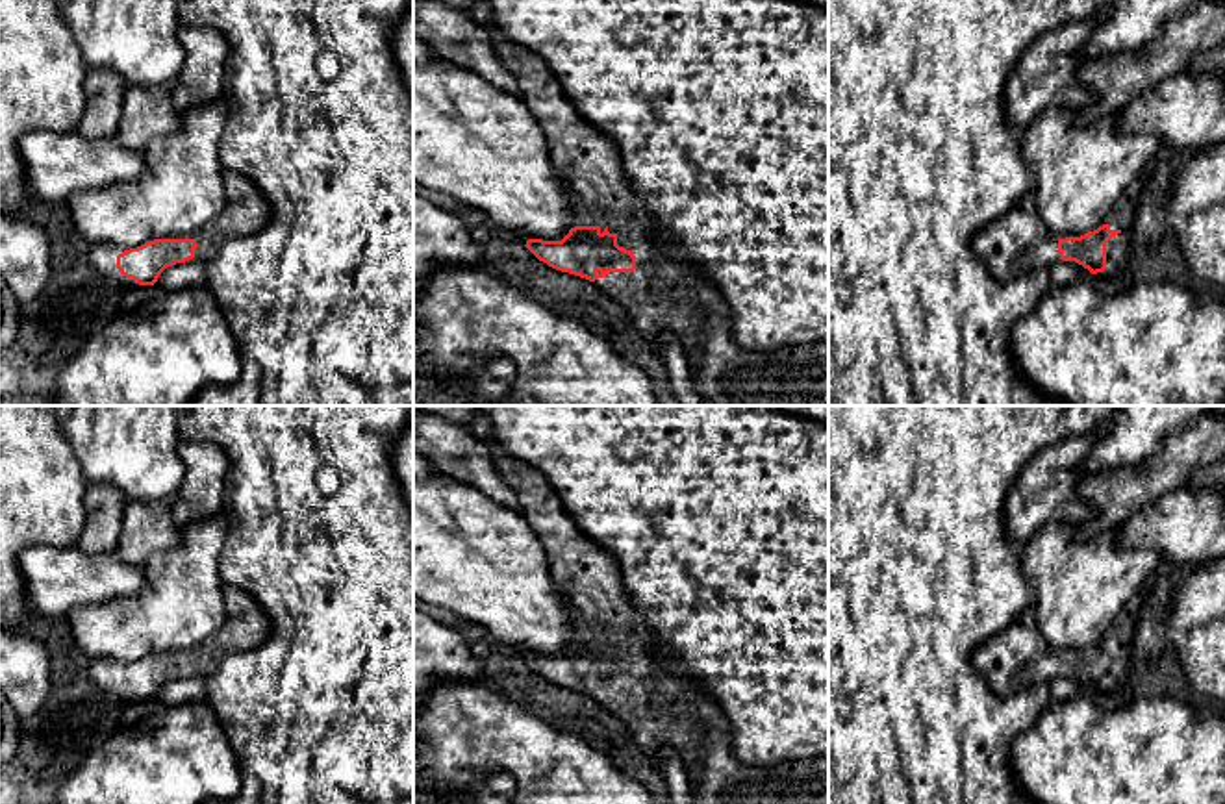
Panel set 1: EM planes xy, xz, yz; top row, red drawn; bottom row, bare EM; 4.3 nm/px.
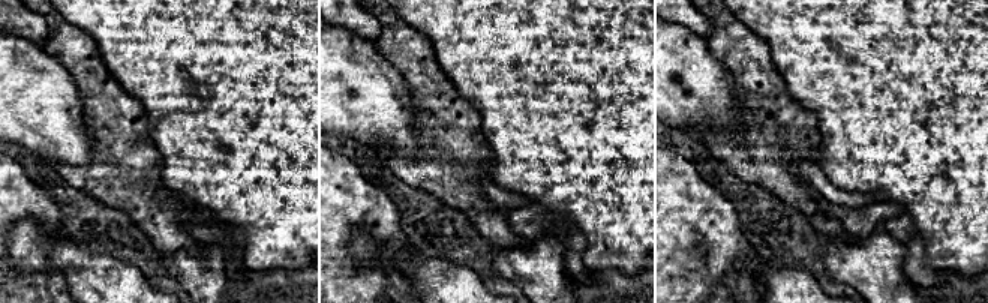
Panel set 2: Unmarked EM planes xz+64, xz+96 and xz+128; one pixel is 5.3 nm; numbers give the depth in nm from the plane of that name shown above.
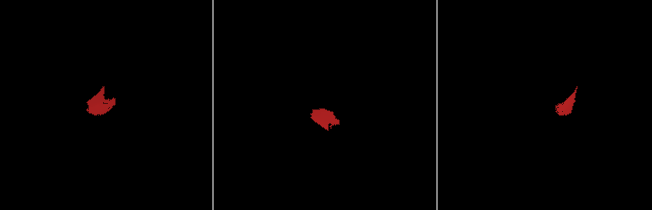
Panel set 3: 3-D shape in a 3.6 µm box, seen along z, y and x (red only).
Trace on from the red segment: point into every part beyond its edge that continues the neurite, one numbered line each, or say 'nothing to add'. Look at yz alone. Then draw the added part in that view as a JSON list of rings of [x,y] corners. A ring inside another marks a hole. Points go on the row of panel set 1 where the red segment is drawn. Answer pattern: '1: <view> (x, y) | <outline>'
1: yz (1122, 215) | [[[1134,183],[1105,217],[1103,224],[1108,224],[1110,230],[1118,230],[1119,233],[1106,243],[1106,269],[1097,272],[1099,276],[1123,278],[1130,263],[1132,222],[1138,198],[1140,185]]]
2: yz (1016, 243) | [[[1032,189],[975,233],[973,250],[997,280],[1047,269],[1060,259],[1058,237],[1040,220]]]

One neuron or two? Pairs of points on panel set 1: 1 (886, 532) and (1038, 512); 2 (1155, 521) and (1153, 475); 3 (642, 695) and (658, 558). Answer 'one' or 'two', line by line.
1: two
2: two
3: two

